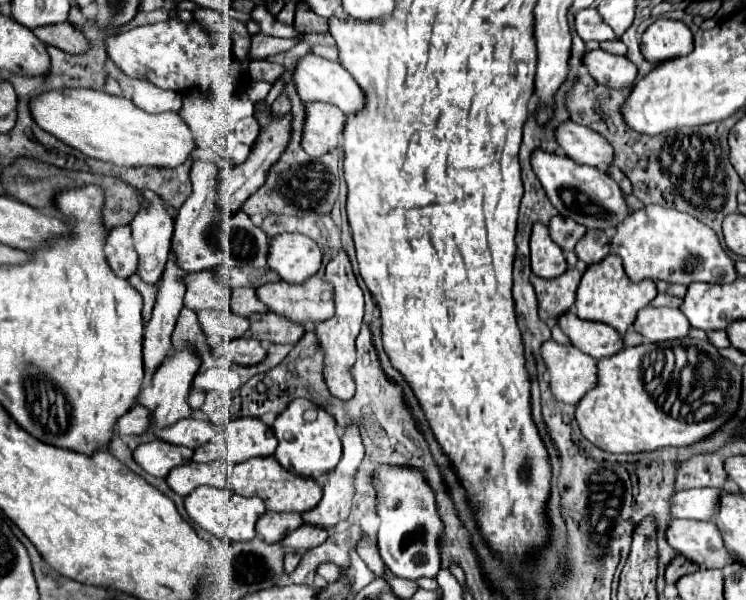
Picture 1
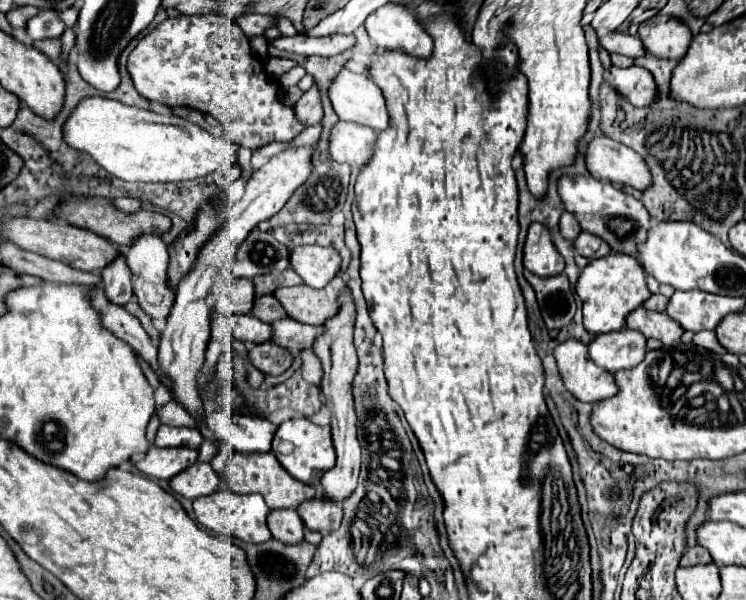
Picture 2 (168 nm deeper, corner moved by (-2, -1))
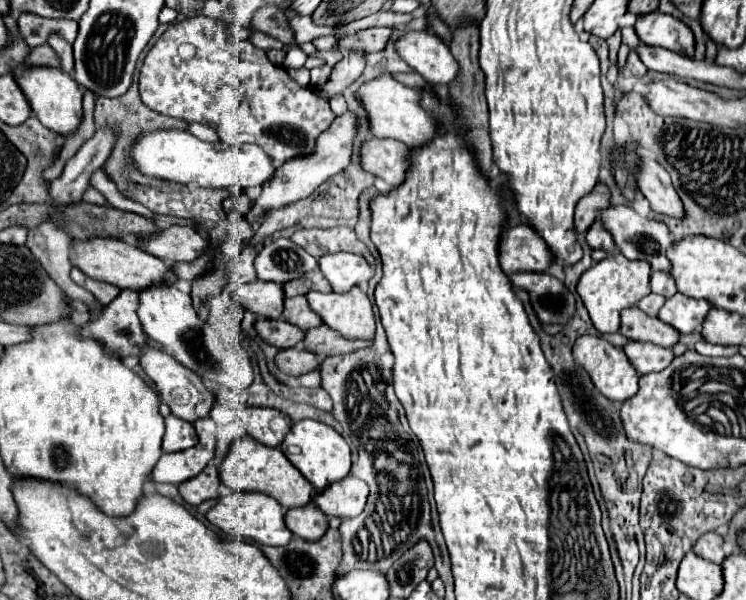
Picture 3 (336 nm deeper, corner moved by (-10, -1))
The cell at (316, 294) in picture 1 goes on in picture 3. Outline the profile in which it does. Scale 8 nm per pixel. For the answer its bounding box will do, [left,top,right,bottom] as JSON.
[306,287,374,339]

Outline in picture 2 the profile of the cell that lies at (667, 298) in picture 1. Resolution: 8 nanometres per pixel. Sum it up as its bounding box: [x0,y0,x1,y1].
[644,293,668,313]

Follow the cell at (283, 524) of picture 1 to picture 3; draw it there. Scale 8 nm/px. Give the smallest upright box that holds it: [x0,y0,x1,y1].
[284,505,328,541]

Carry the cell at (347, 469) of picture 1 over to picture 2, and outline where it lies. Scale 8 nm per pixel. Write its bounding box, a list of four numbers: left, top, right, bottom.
[314,287,360,503]

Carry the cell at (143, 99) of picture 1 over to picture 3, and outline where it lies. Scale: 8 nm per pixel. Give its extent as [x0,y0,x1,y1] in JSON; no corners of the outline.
[188,123,218,141]

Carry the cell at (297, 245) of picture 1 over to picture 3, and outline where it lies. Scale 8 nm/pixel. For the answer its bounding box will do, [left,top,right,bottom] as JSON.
[318,253,372,293]

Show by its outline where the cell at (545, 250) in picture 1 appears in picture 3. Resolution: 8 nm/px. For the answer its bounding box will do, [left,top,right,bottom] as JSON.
[500,223,554,275]

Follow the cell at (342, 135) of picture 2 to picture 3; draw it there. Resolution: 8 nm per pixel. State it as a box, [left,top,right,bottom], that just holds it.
[360,137,410,195]

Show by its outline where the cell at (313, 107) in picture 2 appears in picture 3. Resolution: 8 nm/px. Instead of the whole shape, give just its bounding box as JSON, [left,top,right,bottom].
[318,53,364,101]

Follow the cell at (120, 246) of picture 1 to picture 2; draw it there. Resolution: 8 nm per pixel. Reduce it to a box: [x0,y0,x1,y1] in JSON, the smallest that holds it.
[102,255,132,307]

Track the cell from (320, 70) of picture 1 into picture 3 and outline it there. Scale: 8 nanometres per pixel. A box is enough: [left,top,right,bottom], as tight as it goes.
[356,75,440,147]

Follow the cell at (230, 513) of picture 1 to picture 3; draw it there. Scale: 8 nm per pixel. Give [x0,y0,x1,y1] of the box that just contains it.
[206,491,292,545]

